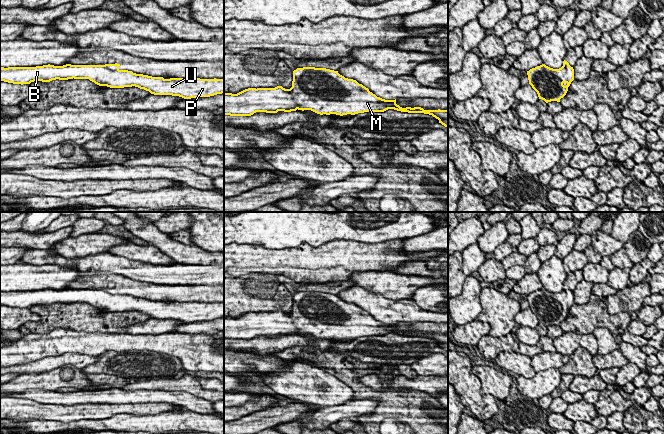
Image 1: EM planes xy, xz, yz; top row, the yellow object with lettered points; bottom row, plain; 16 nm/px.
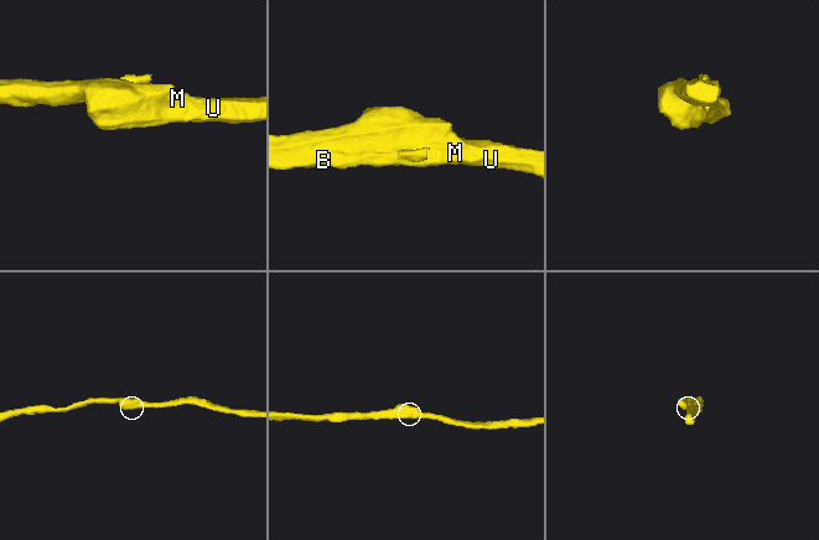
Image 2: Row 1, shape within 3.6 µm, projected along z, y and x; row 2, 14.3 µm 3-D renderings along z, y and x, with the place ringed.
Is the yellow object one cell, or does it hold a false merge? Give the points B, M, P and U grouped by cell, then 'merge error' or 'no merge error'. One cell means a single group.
B M P U | no merge error

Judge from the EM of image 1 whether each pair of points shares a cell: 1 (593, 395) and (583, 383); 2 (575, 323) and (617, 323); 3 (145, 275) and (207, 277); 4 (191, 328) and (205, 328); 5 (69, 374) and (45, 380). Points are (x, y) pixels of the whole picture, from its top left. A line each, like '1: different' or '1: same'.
1: different
2: same
3: same
4: same
5: same

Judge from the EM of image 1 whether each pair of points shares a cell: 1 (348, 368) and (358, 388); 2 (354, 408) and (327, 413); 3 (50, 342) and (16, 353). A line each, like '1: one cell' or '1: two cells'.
1: one cell
2: one cell
3: one cell

